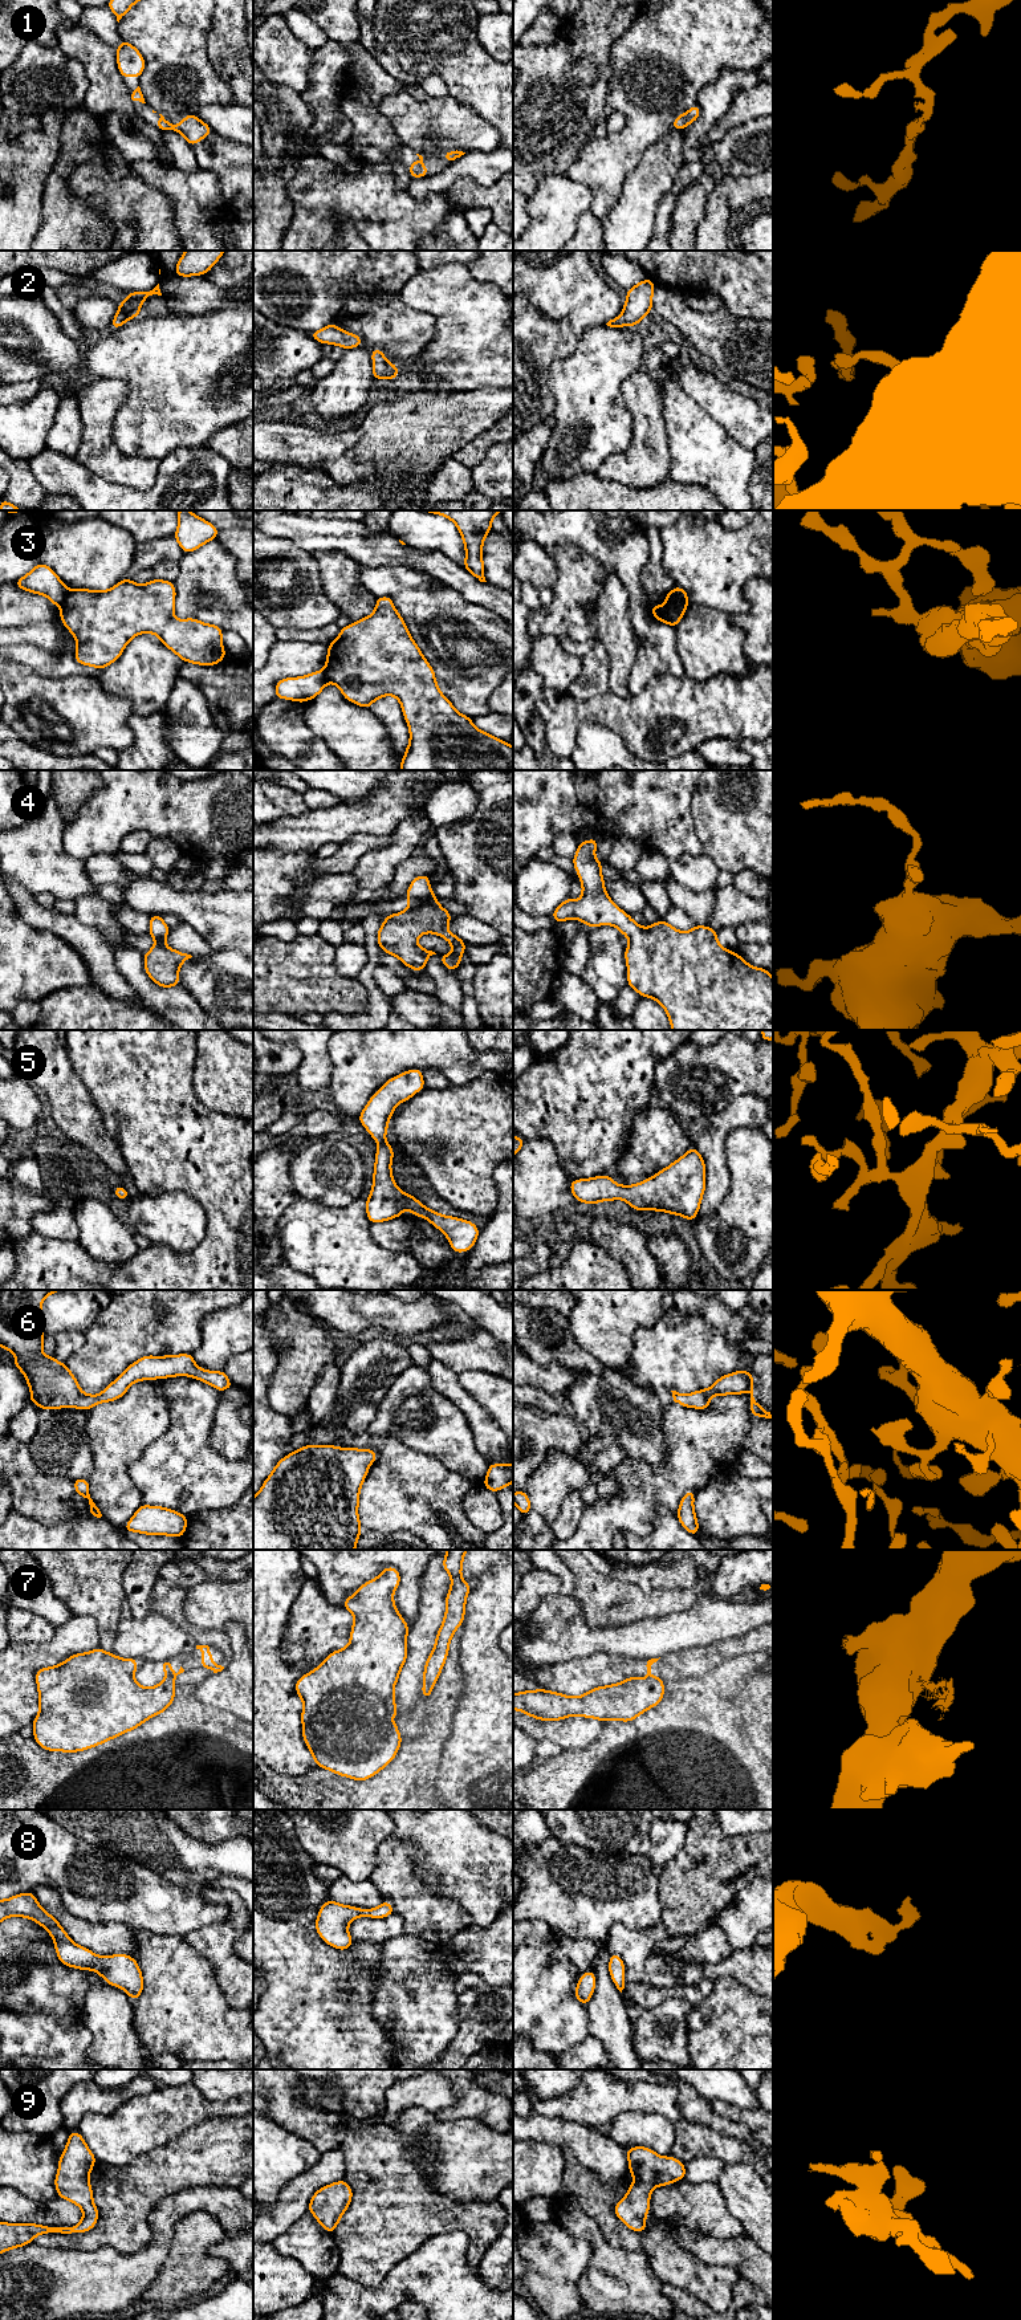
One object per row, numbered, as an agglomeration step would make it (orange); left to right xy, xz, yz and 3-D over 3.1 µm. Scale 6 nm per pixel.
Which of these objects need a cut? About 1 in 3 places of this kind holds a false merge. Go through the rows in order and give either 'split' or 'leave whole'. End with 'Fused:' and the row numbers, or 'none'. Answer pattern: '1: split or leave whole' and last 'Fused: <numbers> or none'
1: leave whole
2: leave whole
3: split
4: leave whole
5: leave whole
6: leave whole
7: split
8: leave whole
9: leave whole
Fused: 3, 7

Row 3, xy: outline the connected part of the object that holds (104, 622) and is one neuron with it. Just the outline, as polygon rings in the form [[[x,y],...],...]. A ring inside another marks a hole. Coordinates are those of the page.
[[[121,579],[114,587],[103,591],[69,590],[61,605],[60,618],[77,640],[76,662],[103,669],[121,658],[133,638],[151,632],[183,662],[204,667],[220,663],[227,656],[221,642],[224,630],[195,618],[175,619],[175,595],[174,582],[163,579],[151,579],[146,585]]]

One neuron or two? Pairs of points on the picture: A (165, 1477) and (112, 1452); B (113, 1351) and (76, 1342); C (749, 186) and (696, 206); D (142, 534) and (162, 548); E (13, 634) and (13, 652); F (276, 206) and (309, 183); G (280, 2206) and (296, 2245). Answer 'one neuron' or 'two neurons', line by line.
A: two neurons
B: two neurons
C: two neurons
D: two neurons
E: two neurons
F: two neurons
G: two neurons

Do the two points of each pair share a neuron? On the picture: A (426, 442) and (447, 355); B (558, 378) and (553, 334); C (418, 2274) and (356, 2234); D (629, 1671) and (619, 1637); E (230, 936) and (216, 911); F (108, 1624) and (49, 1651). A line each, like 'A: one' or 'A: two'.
A: two
B: two
C: two
D: two
E: one
F: two

